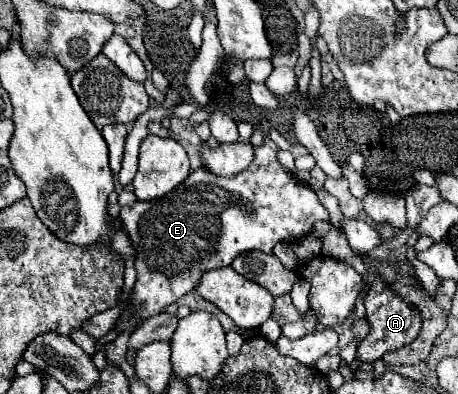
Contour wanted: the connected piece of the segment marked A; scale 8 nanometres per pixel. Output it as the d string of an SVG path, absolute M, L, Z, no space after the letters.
M380 274L374 276L374 282L368 290L368 296L364 298L364 304L366 304L366 320L370 324L370 332L358 346L358 354L356 354L352 370L358 368L358 362L374 362L374 360L380 360L388 352L408 346L412 340L418 338L418 334L422 330L420 310L416 312L414 304L408 304L398 294L394 294L392 286Z

